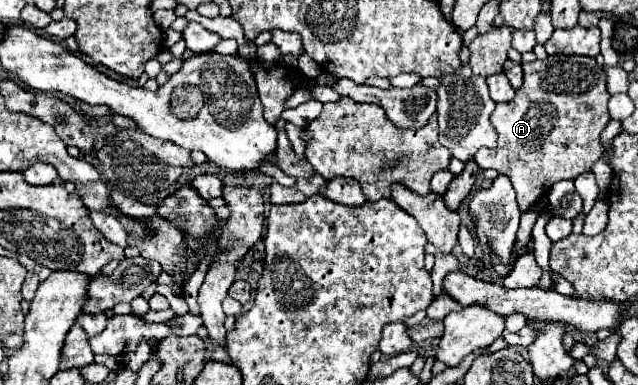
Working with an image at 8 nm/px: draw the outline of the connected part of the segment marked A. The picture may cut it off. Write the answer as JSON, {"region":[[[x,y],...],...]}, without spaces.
{"region":[[[548,56],[546,60],[534,60],[522,64],[524,82],[516,90],[512,102],[496,104],[492,112],[492,124],[498,132],[498,146],[492,150],[476,152],[474,160],[480,168],[494,168],[506,174],[512,180],[516,190],[516,202],[520,210],[528,210],[538,198],[546,196],[554,182],[576,178],[584,172],[590,172],[592,164],[602,156],[602,146],[598,142],[600,132],[608,126],[608,90],[606,90],[606,74],[596,64],[594,58],[588,56]]]}

